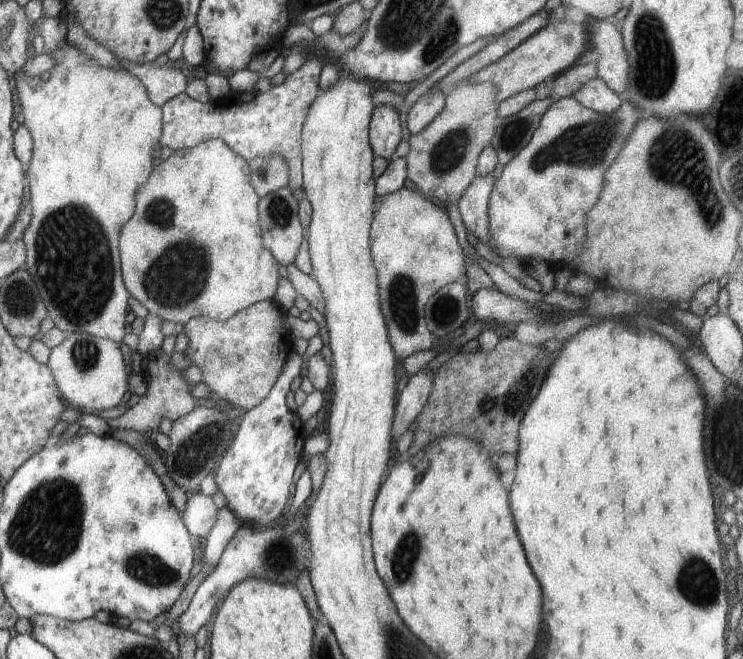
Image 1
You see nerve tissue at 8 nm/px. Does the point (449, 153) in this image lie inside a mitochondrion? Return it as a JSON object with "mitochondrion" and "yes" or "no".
{"mitochondrion":"yes"}

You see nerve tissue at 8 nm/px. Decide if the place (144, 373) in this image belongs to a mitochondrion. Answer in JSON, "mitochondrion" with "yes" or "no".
{"mitochondrion":"no"}

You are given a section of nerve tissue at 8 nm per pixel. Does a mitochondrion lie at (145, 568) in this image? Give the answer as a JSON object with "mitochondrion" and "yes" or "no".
{"mitochondrion":"yes"}

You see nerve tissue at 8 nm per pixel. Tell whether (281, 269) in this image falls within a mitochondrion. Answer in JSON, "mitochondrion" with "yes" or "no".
{"mitochondrion":"no"}

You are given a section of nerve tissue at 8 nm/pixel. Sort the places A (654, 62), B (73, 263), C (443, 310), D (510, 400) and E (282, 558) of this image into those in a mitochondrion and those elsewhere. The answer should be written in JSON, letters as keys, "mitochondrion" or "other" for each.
{"A":"mitochondrion","B":"mitochondrion","C":"mitochondrion","D":"mitochondrion","E":"mitochondrion"}

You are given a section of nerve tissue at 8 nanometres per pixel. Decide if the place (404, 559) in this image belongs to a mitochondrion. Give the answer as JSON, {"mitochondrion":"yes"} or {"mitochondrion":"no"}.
{"mitochondrion":"yes"}

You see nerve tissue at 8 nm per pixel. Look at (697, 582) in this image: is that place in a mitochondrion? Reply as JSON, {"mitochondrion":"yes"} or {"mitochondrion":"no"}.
{"mitochondrion":"yes"}

